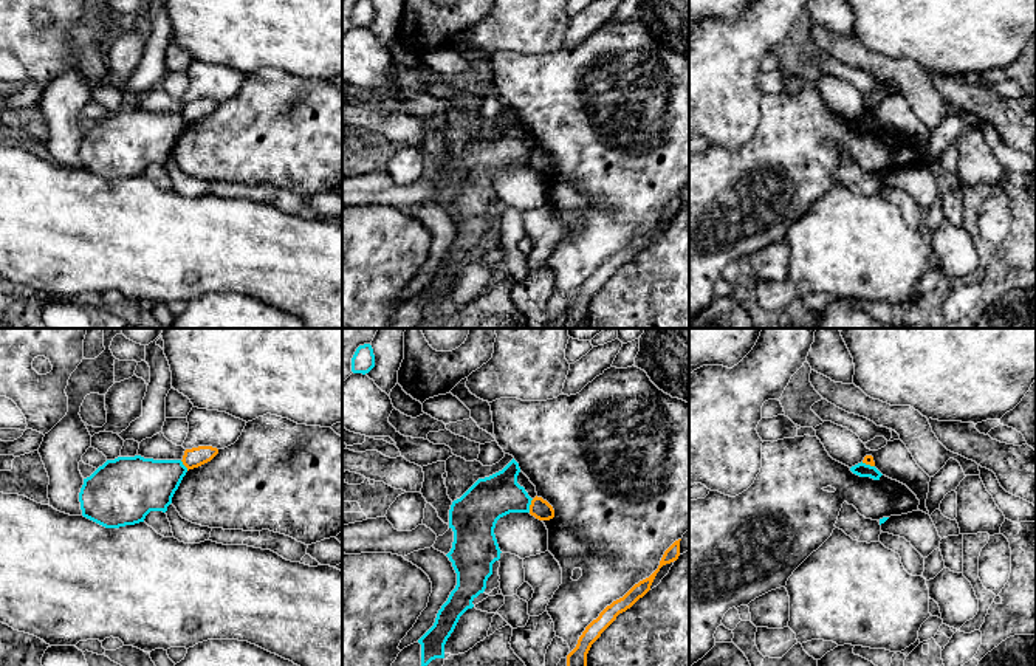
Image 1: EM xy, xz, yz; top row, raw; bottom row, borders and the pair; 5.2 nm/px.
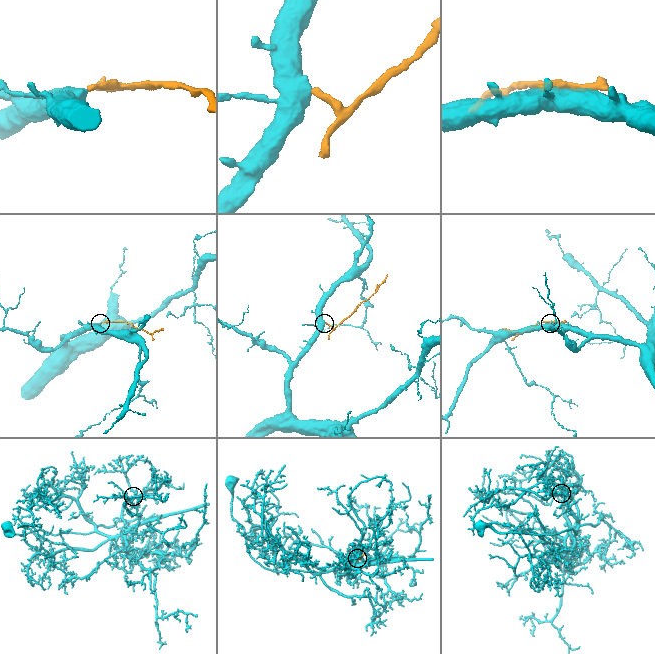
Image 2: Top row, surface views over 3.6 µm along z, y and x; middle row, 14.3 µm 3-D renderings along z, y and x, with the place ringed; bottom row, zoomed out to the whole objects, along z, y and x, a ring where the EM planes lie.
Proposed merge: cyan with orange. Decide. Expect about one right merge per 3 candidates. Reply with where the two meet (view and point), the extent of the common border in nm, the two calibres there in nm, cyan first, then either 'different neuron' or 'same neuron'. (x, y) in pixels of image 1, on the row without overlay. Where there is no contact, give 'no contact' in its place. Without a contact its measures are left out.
meets cyan in xz at (530, 157); contact 80 nm long; 220 nm thick on the cyan side, 100 nm on the other; different neuron

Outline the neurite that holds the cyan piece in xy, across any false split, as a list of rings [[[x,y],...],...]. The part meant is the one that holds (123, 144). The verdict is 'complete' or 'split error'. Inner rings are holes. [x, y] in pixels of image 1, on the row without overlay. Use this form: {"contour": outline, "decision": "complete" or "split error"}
{"contour": [[[141,108],[107,113],[84,132],[82,169],[105,181],[144,175],[150,164],[167,164],[186,125],[181,113]]], "decision": "complete"}

